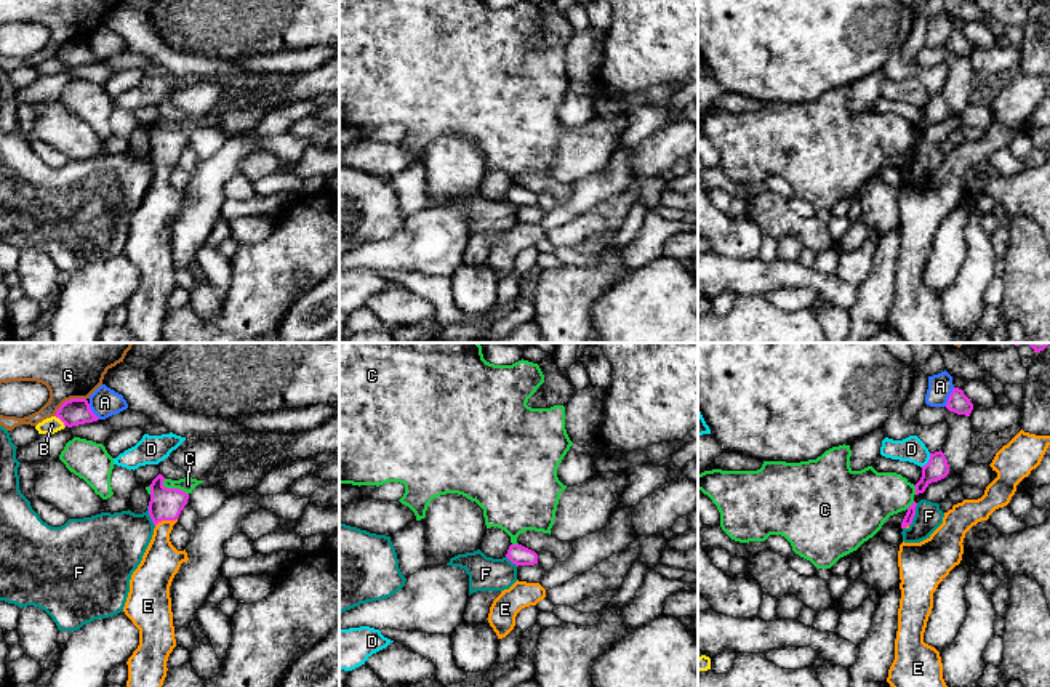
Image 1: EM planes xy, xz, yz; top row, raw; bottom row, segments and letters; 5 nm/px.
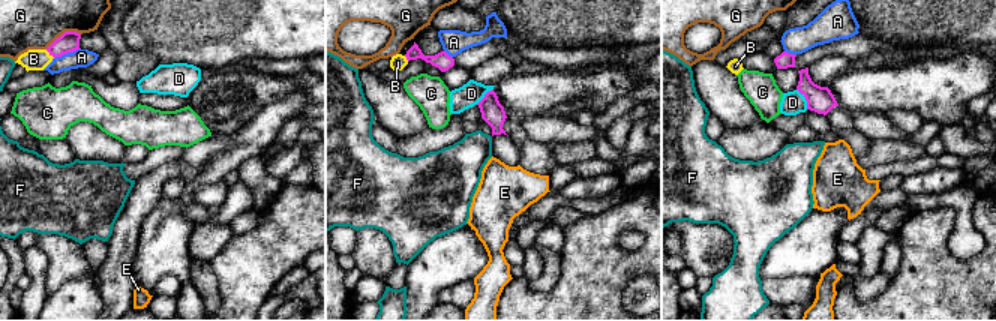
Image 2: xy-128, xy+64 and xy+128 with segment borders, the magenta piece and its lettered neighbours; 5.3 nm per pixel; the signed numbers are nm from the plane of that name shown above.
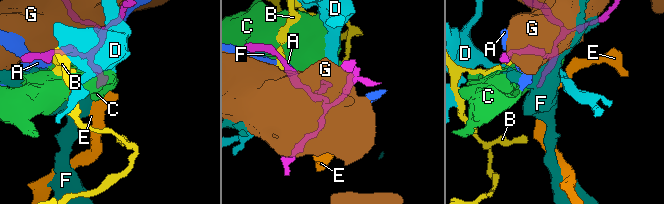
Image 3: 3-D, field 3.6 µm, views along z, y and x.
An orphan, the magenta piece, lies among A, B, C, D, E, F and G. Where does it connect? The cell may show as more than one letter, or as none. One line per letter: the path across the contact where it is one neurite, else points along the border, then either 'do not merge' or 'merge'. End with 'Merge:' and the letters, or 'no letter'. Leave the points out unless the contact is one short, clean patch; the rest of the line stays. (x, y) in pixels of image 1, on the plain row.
A: do not merge
B: do not merge
C: border along xy (162, 122), (167, 128), (178, 128), (188, 136); do not merge
D: border along yz (930, 95), (930, 100), (921, 108); do not merge
E: runs through xy (165, 144), (165, 160), (160, 178), (160, 204); merge
F: border along yz (917, 144), (909, 167); do not merge
G: do not merge
Merge: E

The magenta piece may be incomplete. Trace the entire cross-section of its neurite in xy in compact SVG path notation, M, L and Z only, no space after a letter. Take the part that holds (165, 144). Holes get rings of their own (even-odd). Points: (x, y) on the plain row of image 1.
M158 115L150 128L149 157L155 167L141 205L130 221L125 256L139 271L139 287L128 299L126 328L139 343L162 343L166 303L176 288L170 227L187 194L178 192L170 175L189 136L166 130Z

